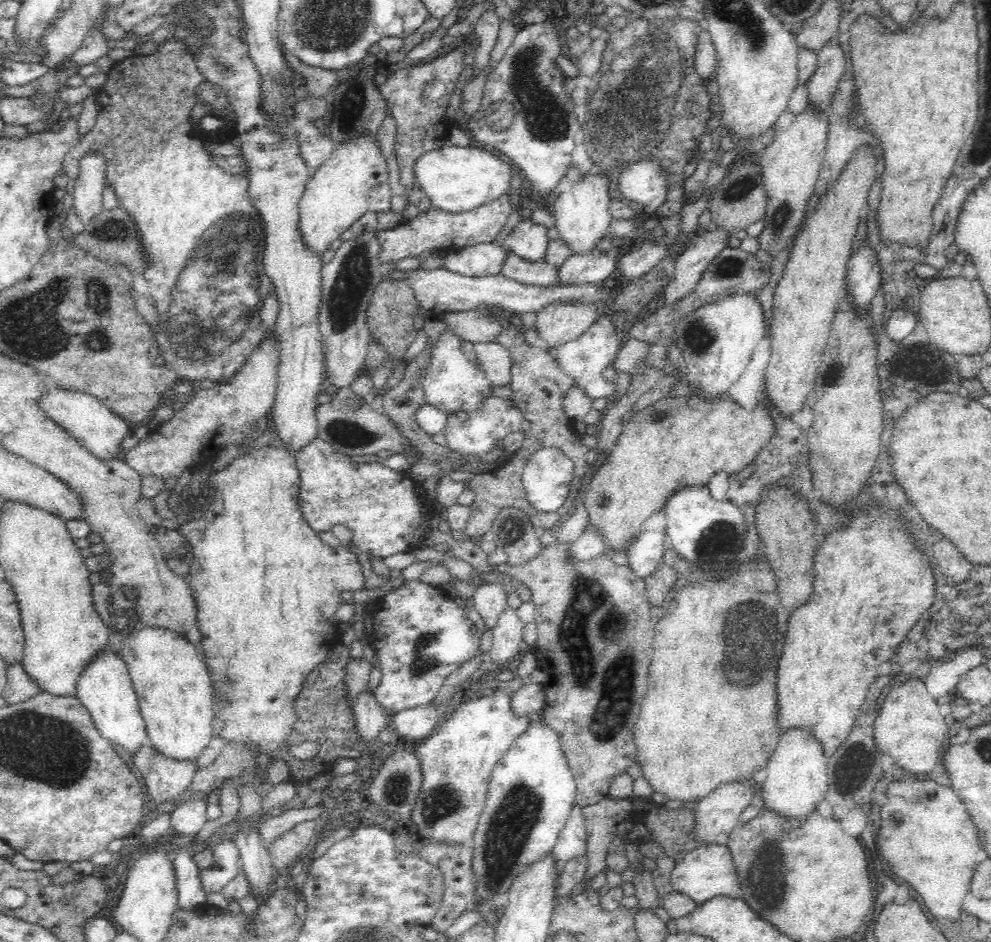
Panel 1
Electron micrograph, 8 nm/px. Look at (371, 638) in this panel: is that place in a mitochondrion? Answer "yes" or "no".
no

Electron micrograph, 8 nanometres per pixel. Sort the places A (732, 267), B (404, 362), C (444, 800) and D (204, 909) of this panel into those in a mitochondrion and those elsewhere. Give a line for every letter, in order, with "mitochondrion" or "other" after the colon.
A: mitochondrion
B: other
C: mitochondrion
D: other

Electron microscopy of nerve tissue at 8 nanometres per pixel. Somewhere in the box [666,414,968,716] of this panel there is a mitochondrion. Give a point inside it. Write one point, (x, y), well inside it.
(742, 666)

